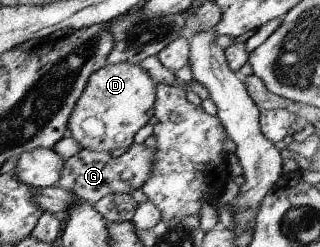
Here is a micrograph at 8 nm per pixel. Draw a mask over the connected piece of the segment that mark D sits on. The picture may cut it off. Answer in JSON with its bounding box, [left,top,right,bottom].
[66,63,155,153]

